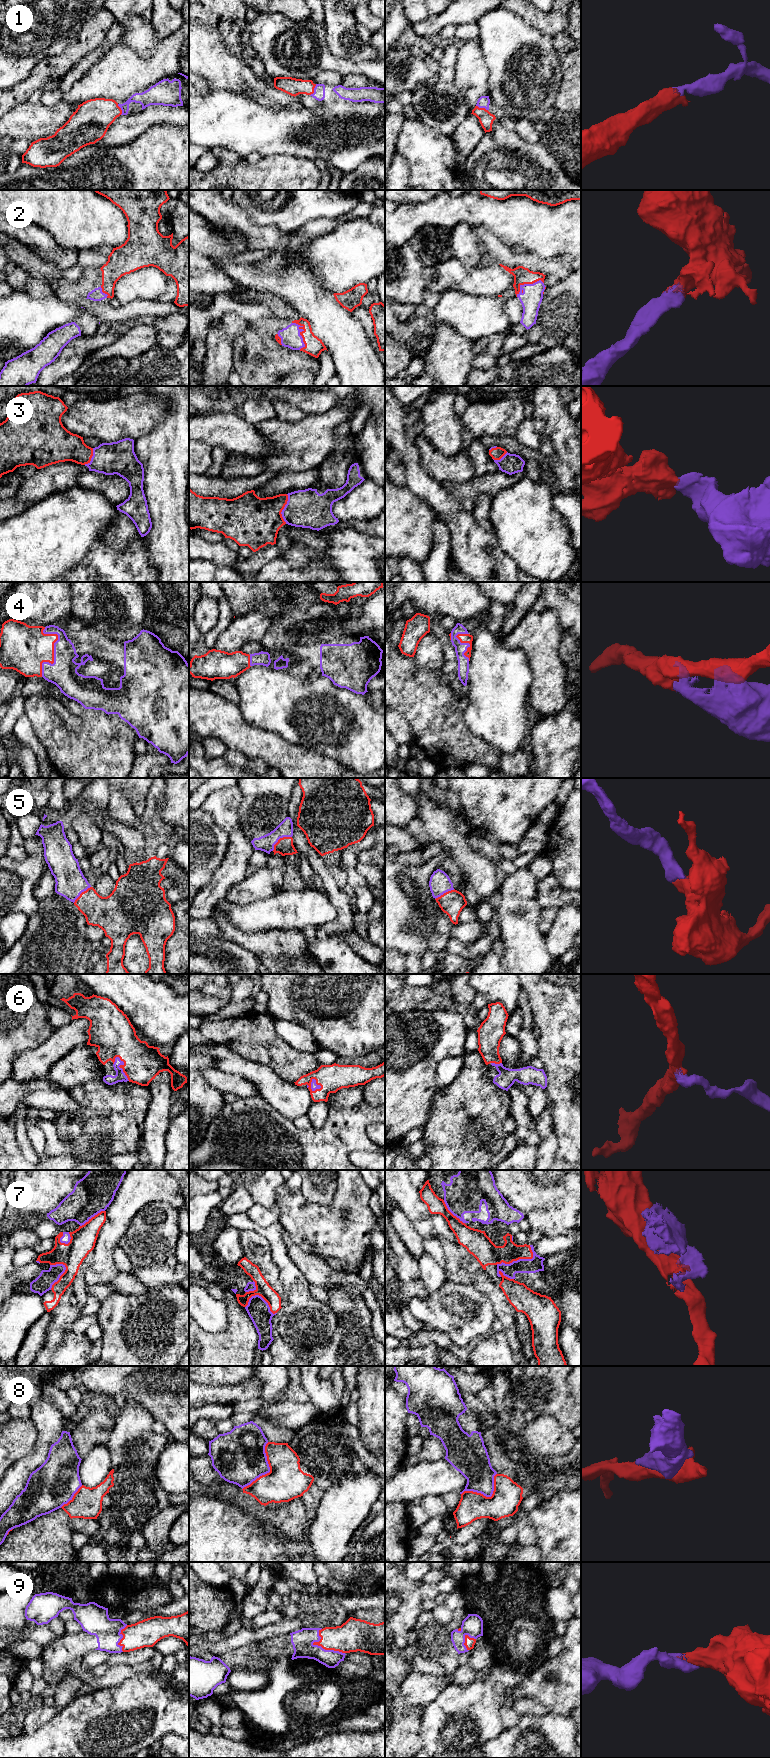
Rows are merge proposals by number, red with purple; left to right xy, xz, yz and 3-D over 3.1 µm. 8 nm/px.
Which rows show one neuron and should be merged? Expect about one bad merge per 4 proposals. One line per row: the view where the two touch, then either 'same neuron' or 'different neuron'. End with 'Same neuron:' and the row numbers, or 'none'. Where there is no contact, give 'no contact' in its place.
1: meets red in xz; same neuron
2: meets red in xz; same neuron
3: meets red in xz; same neuron
4: meets red in xy; same neuron
5: meets red in xz; same neuron
6: meets red in xy; same neuron
7: meets red in yz; different neuron
8: meets red in xz; different neuron
9: meets red in xz; same neuron
Same neuron: 1, 2, 3, 4, 5, 6, 9

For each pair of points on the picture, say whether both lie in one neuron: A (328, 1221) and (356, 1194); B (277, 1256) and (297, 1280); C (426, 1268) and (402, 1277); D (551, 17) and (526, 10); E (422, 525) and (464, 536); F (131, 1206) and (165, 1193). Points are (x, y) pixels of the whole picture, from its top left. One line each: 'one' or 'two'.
A: one
B: one
C: two
D: one
E: two
F: one

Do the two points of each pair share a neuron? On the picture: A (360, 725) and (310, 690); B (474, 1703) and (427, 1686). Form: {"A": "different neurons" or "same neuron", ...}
{"A": "same neuron", "B": "same neuron"}

